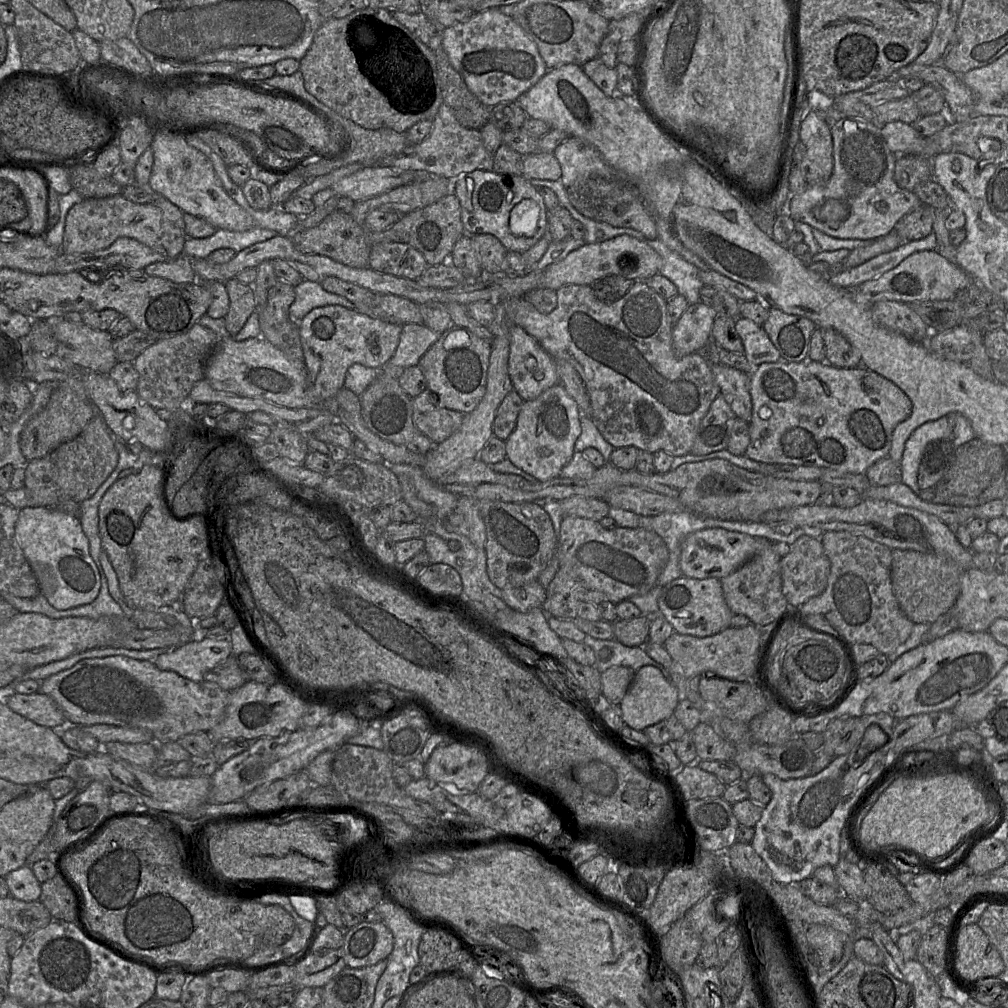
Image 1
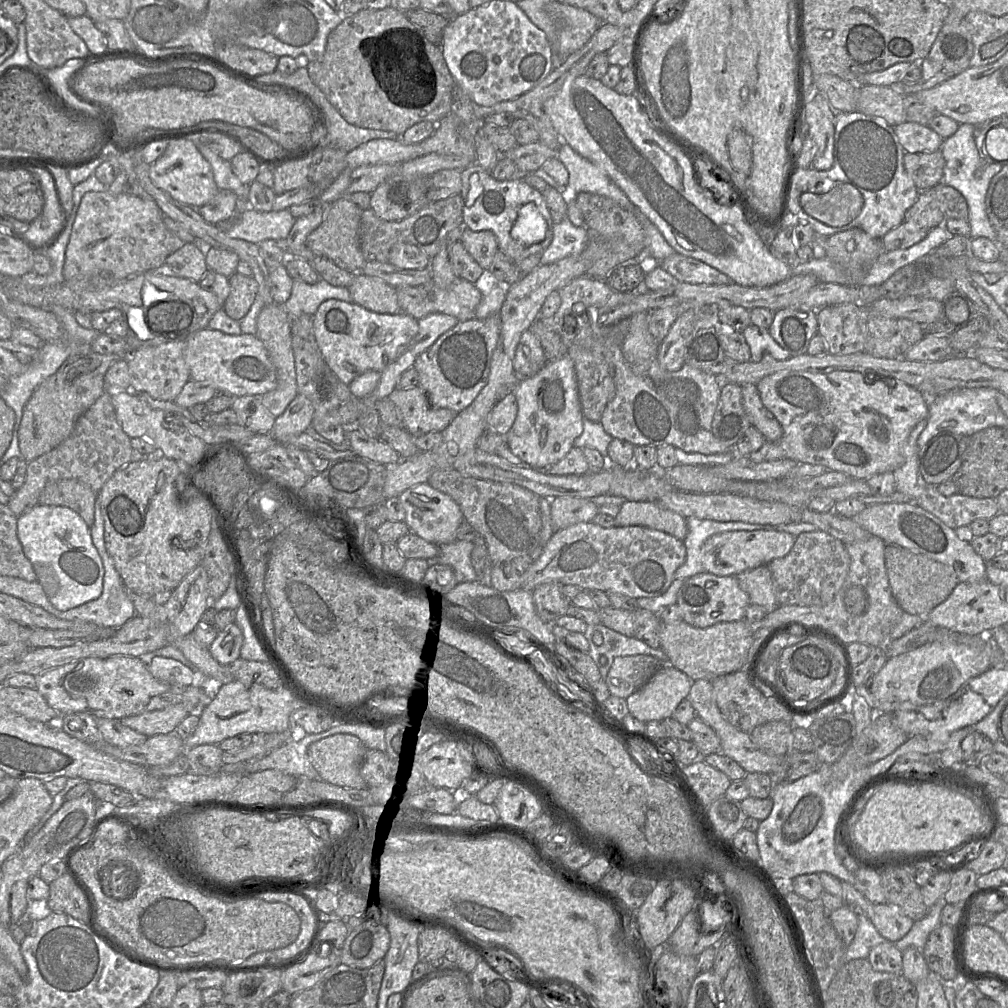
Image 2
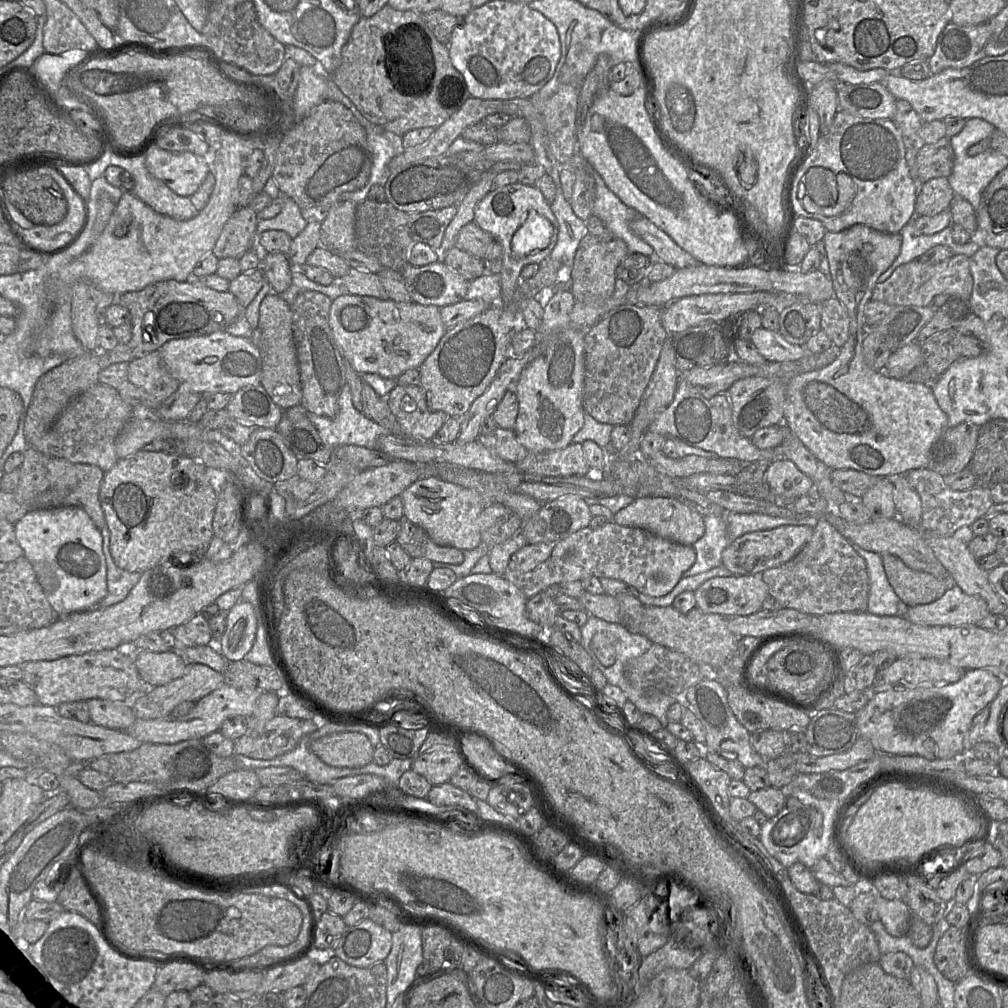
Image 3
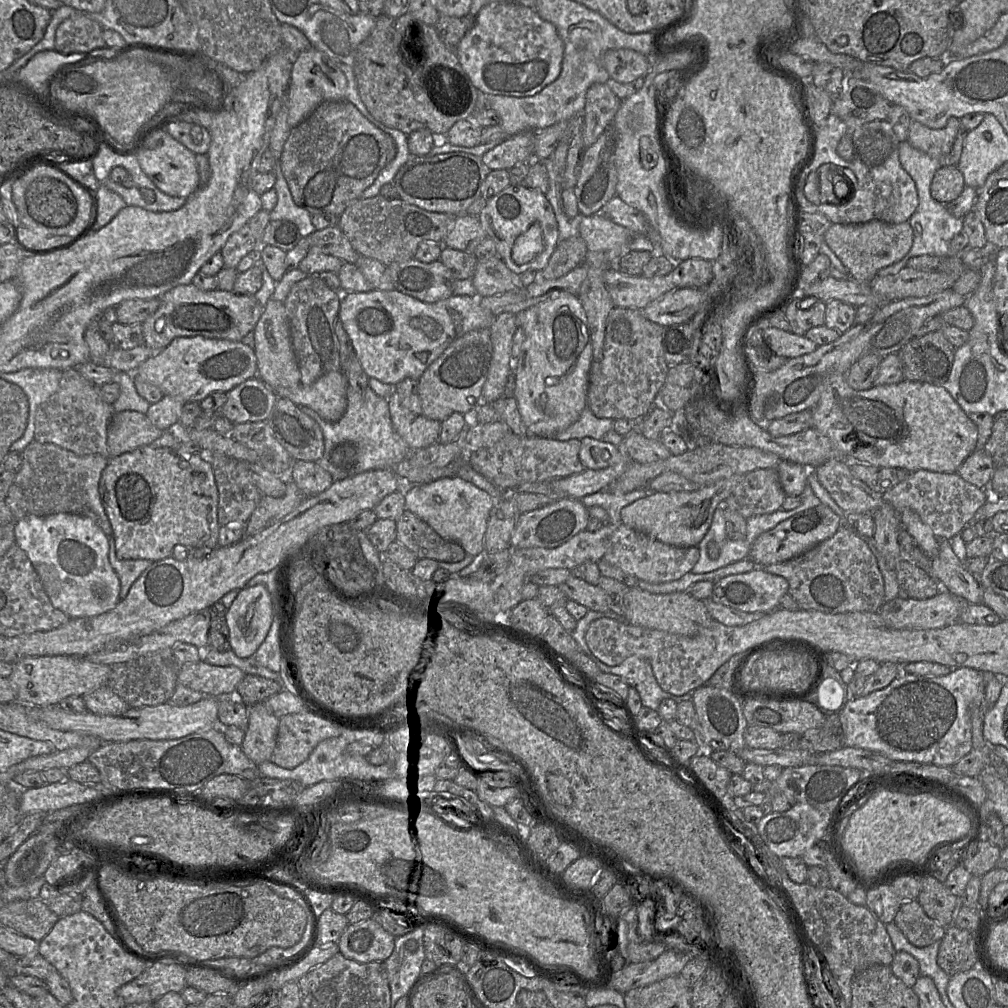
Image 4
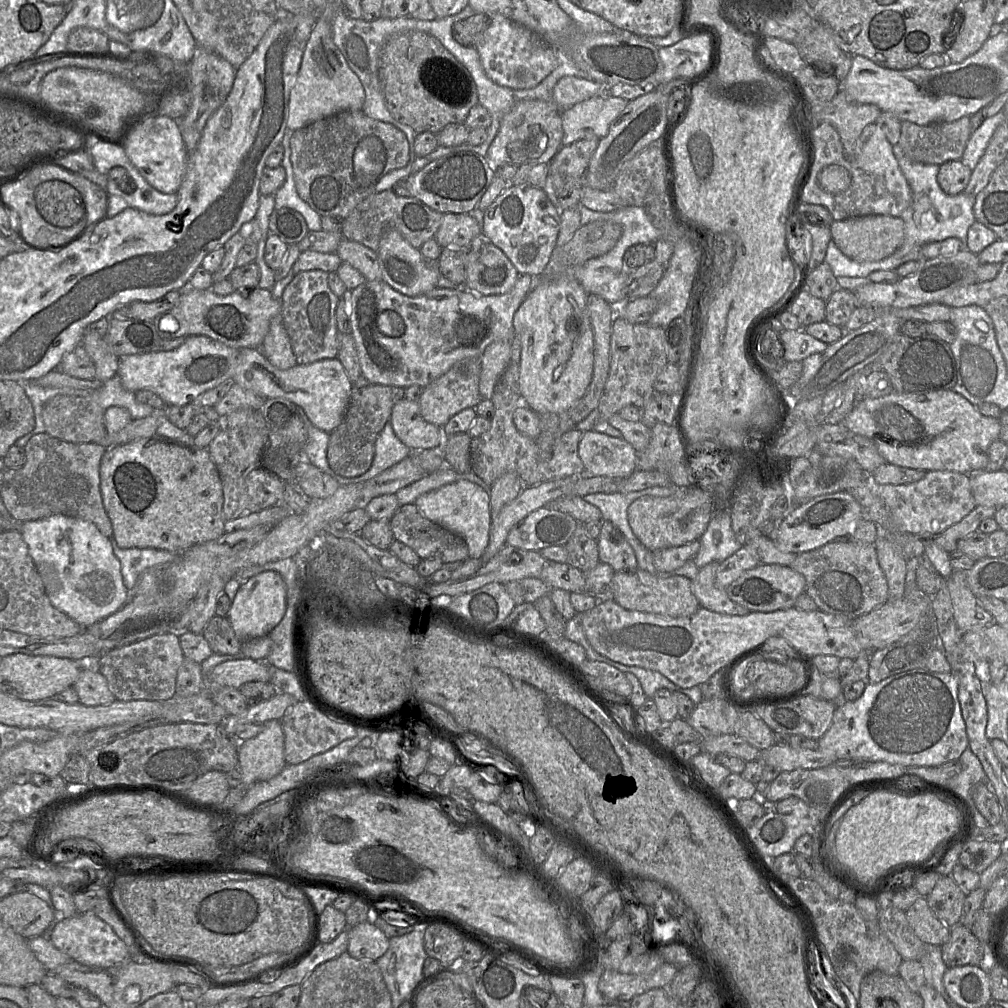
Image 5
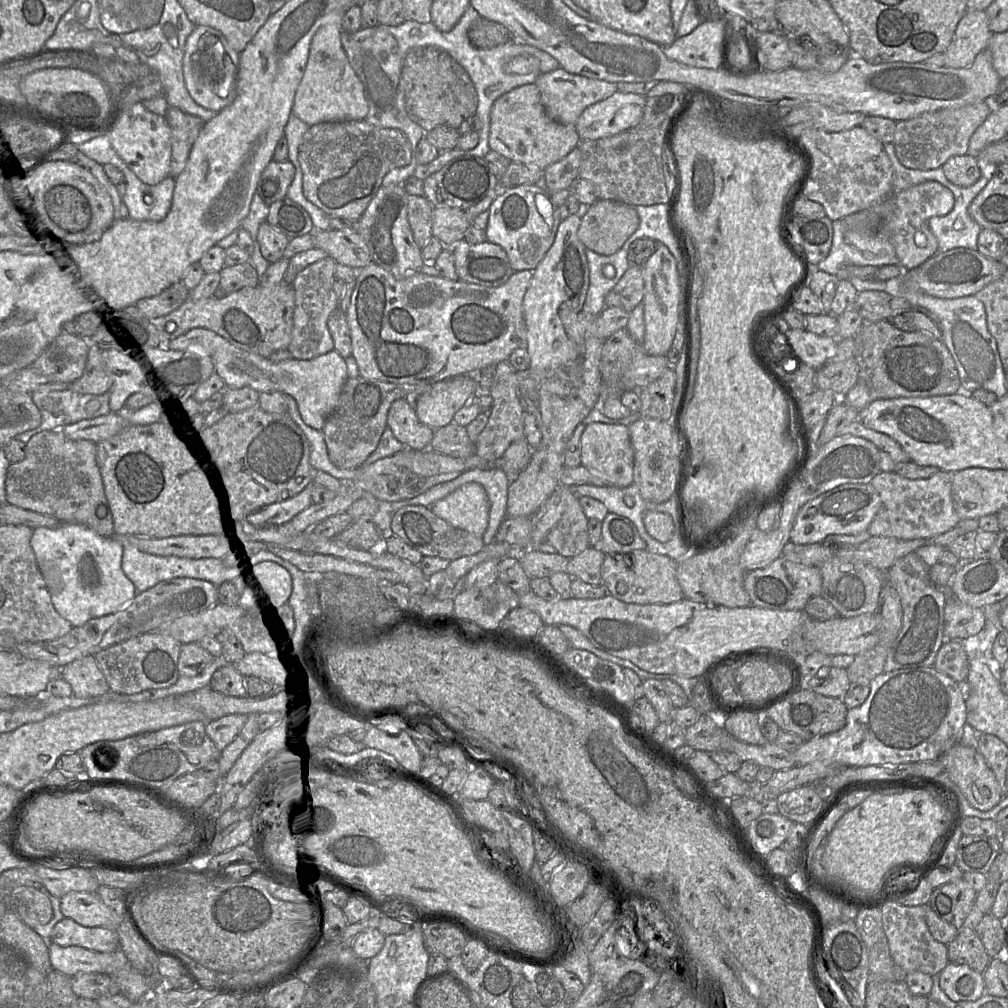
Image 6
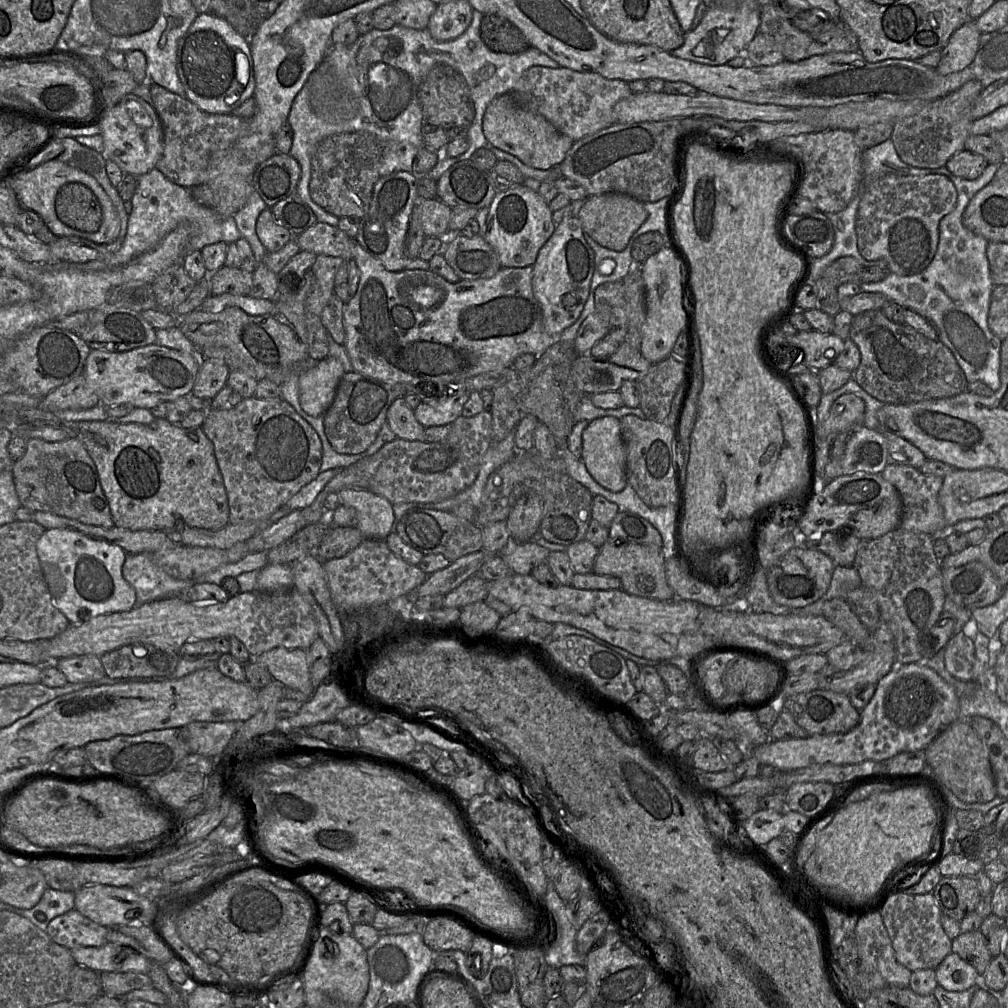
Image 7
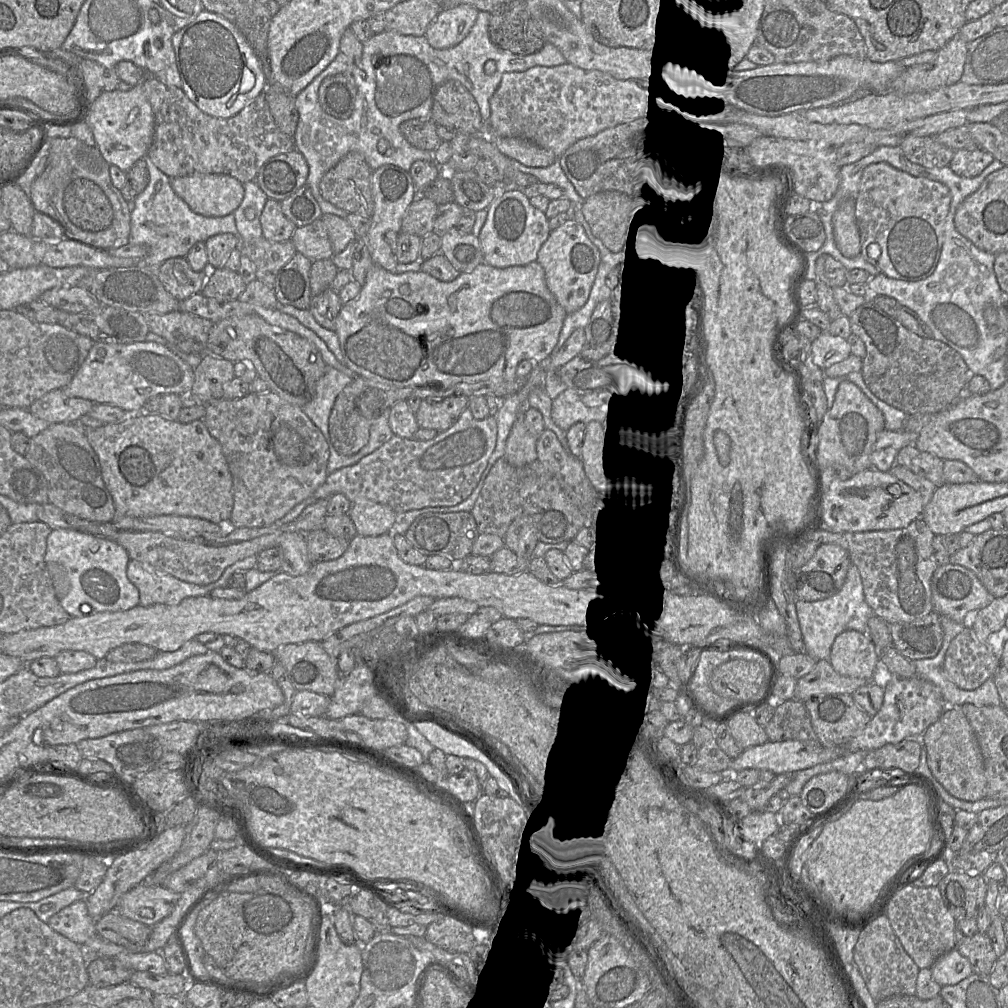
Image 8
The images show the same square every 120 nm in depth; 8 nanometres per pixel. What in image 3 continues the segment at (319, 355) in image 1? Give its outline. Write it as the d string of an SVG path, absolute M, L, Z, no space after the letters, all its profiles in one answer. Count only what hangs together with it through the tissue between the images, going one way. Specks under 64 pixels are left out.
M350 293L332 301L329 325L343 359L358 374L376 374L394 380L407 370L418 369L447 331L440 308L435 305L395 302Z

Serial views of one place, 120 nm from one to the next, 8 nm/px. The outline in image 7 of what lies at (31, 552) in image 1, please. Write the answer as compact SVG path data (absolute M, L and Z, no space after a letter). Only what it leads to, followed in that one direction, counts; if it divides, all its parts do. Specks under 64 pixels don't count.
M46 529L36 543L42 572L52 597L52 604L68 619L70 625L82 624L90 617L131 610L137 605L135 589L124 579L122 567L127 552L116 544L93 539L69 529Z

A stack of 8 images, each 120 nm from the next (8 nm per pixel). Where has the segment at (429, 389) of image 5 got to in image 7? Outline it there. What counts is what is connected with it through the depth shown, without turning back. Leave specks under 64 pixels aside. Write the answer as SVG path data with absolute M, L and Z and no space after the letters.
M465 390L447 391L438 396L433 403L421 401L415 409L417 421L425 428L452 424L462 415L465 403L470 393Z

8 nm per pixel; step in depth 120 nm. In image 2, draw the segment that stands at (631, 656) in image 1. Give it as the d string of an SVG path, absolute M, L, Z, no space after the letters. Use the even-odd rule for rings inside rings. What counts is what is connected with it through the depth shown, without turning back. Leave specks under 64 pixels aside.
M602 623L597 625L588 625L584 636L589 643L587 654L598 666L602 678L601 680L604 681L617 657L643 654L653 656L662 662L667 663L667 657L661 648L652 648L637 638L622 635L609 629ZM596 631L603 635L603 643L601 645L596 645L593 641L593 635ZM602 655L607 658L607 663L605 665L600 664L600 657Z

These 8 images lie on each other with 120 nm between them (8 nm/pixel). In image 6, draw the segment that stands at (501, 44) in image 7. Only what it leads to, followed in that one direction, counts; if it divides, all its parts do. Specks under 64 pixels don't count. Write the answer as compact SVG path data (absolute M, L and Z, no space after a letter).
M481 16L470 25L467 36L477 48L495 48L514 39L502 24Z

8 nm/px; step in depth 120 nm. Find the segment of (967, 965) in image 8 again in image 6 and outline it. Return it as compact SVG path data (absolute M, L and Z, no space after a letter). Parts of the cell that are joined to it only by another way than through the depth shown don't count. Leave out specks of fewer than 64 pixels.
M949 962L940 973L940 987L952 1001L976 1001L985 994L983 973Z

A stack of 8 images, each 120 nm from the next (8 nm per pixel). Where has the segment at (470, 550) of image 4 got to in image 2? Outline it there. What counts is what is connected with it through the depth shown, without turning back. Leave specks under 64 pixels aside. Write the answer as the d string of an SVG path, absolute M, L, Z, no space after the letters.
M426 482L406 489L398 497L405 509L404 522L410 532L438 546L456 540L457 529L464 517L458 504L449 495L436 490Z

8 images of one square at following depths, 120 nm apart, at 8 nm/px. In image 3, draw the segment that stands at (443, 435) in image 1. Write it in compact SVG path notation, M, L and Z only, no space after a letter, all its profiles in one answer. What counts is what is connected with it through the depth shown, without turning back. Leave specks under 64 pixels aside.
M398 386L390 391L386 402L408 440L430 442L448 419L442 411L431 411L419 386Z

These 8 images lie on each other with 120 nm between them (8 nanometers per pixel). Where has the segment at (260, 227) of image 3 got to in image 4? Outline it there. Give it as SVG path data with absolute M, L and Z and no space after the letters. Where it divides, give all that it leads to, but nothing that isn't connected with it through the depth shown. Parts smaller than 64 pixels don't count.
M275 160L273 172L276 176L274 188L277 193L277 203L270 212L270 220L291 221L298 227L302 237L308 237L316 230L311 221L311 213L294 202L287 181L282 173L280 160Z

